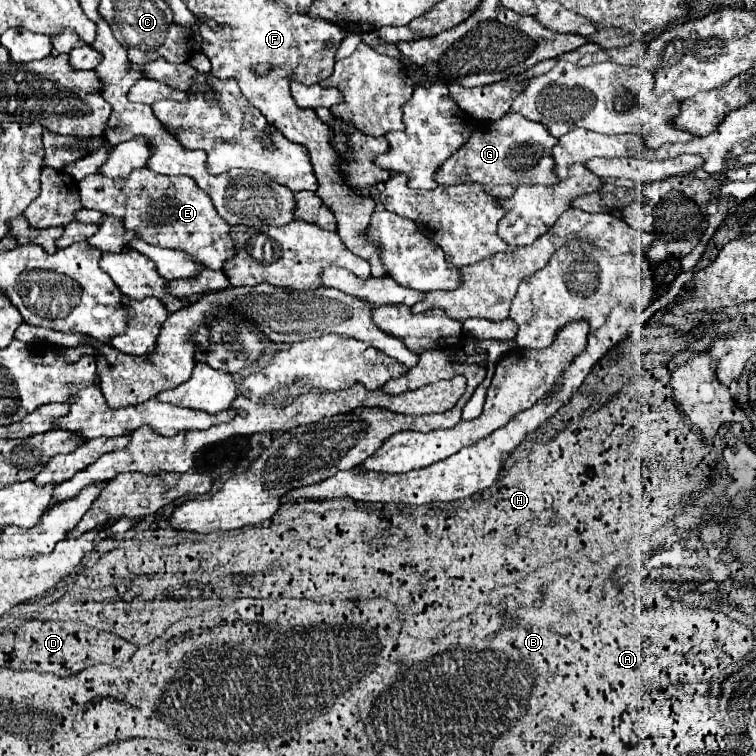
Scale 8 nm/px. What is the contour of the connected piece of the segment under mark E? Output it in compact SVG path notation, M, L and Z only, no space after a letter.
M149 168L131 170L125 178L107 178L101 174L85 176L79 184L83 208L93 208L123 220L123 226L137 238L171 250L181 250L193 262L221 270L223 262L235 256L235 244L229 236L231 226L221 220L211 198L189 176L163 176Z

